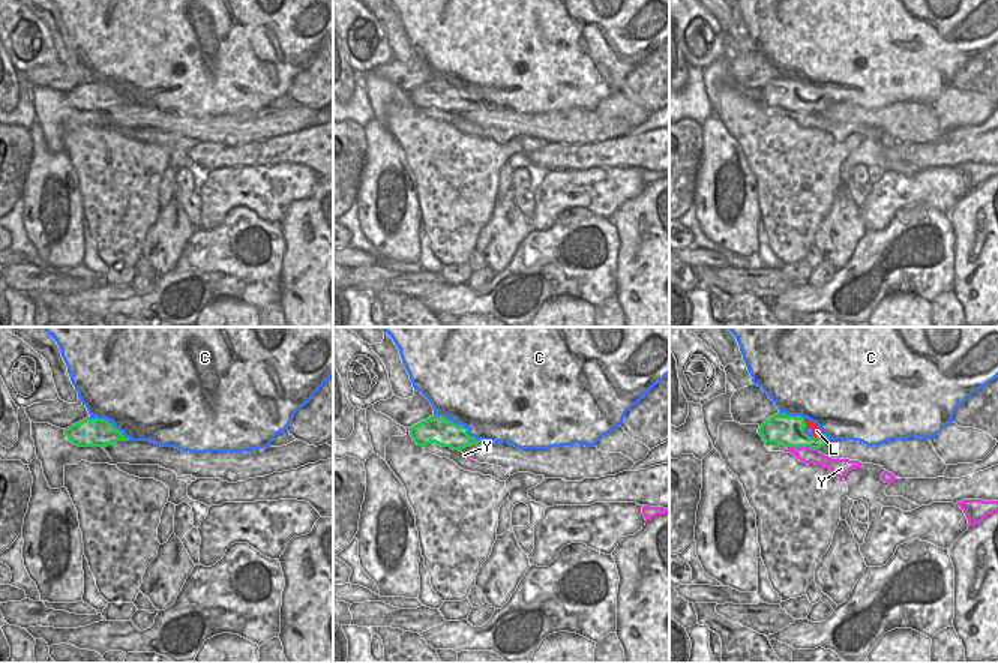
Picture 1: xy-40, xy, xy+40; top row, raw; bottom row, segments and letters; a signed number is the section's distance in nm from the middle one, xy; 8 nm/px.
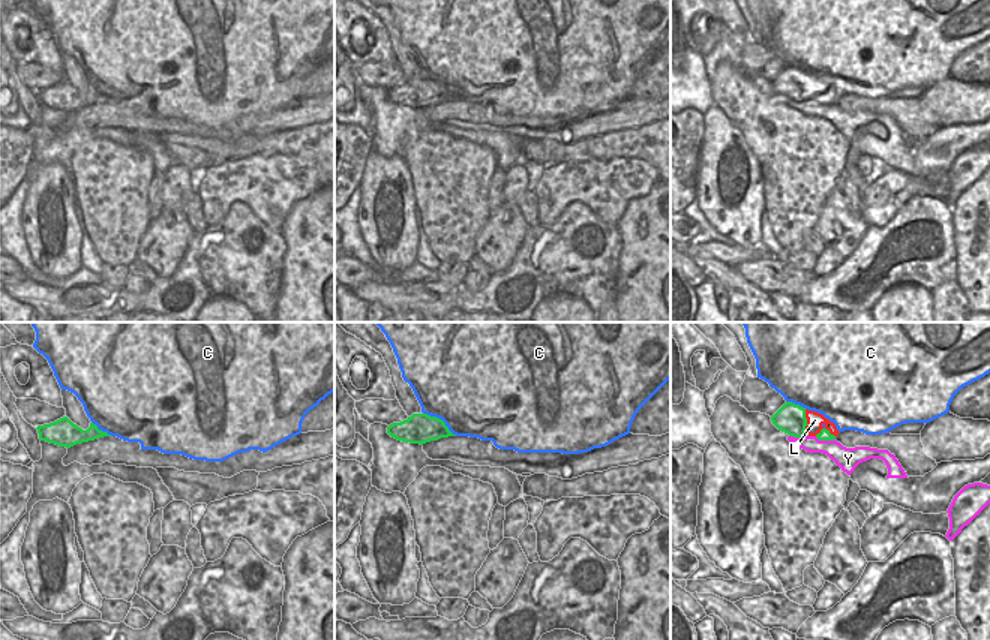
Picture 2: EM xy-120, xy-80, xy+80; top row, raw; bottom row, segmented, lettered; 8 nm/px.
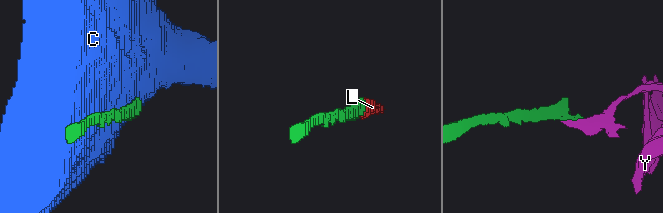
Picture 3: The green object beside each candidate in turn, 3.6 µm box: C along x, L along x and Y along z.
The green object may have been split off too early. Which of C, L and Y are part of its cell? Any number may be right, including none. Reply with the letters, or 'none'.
L

